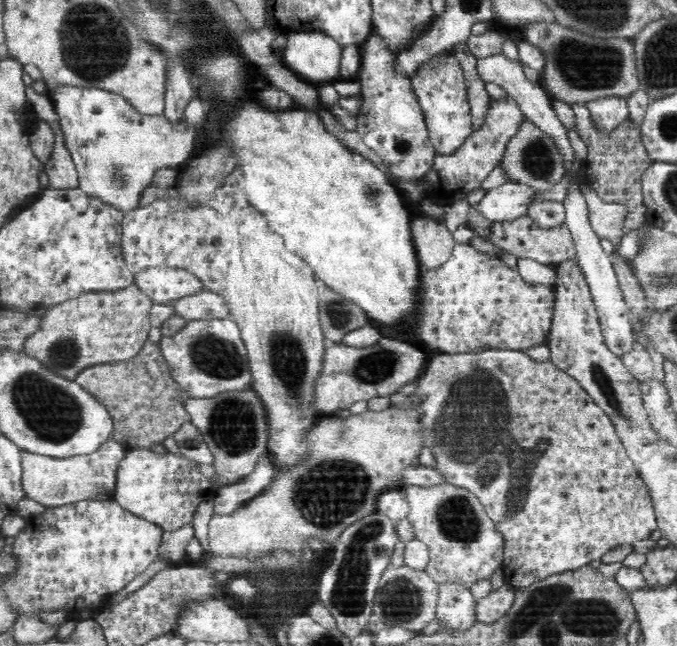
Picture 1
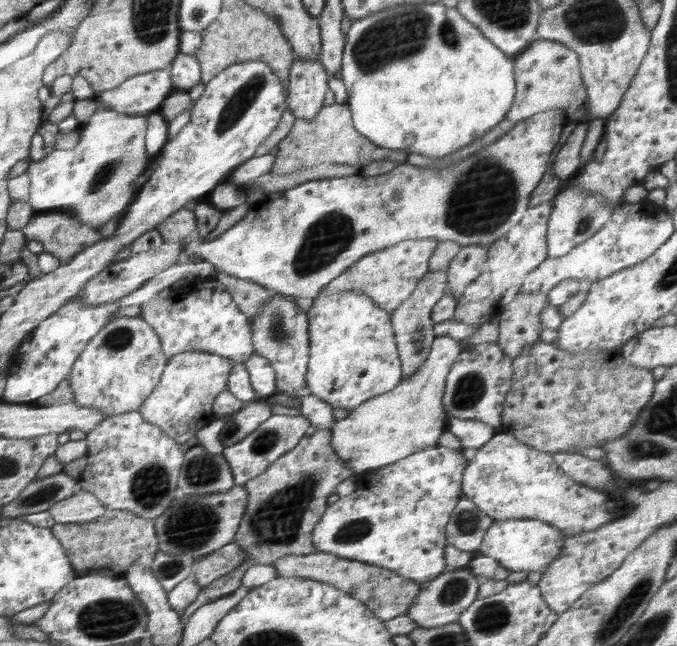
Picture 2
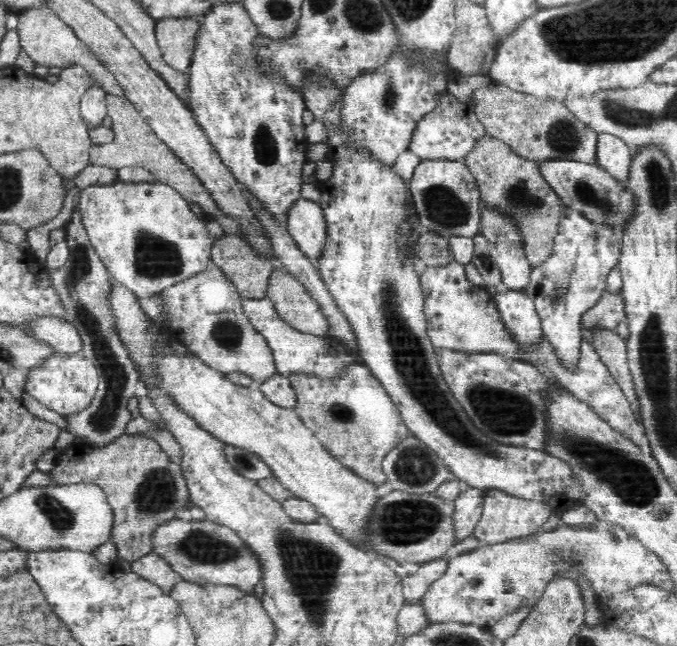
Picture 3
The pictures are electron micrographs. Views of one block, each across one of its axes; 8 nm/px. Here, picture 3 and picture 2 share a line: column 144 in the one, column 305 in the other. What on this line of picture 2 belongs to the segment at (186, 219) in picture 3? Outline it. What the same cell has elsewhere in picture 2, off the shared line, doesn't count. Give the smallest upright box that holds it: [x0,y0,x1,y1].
[179,108,567,300]

